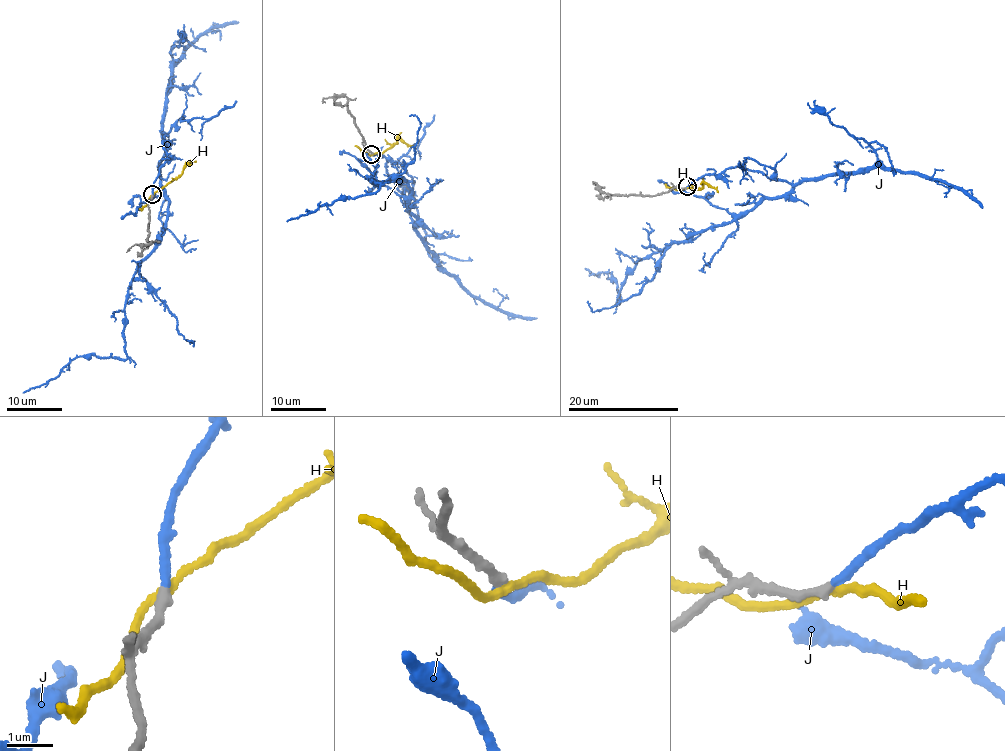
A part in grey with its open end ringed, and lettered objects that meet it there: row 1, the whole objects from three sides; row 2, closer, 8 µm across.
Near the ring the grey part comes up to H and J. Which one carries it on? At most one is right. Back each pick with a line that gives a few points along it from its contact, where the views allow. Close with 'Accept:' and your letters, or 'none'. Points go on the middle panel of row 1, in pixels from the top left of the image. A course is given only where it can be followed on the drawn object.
J: via (371, 153), (386, 158), (416, 223), (399, 177), (377, 186), (368, 179), (380, 185), (372, 193), (287, 222)
Accept: J

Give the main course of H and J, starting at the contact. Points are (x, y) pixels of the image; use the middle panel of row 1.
H: (371, 153), (390, 149), (398, 138), (413, 147)
J: (371, 153), (386, 158), (416, 223), (399, 177), (377, 186), (368, 179), (380, 185), (372, 193), (287, 222)

